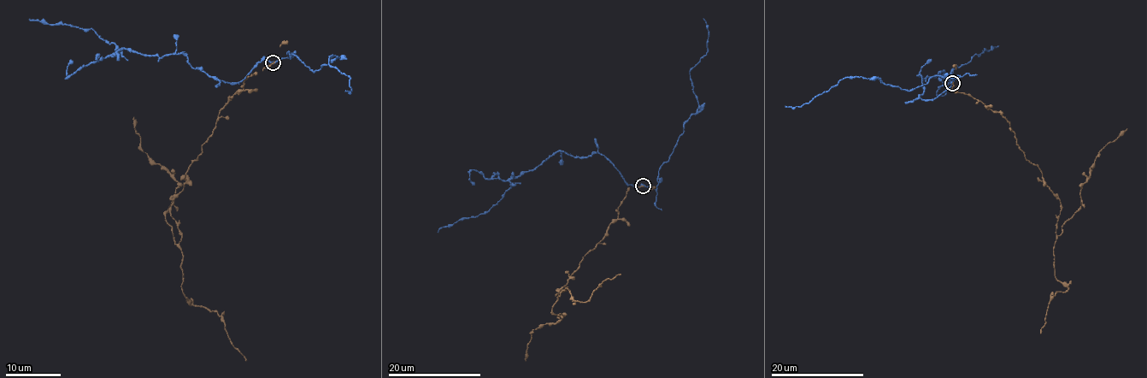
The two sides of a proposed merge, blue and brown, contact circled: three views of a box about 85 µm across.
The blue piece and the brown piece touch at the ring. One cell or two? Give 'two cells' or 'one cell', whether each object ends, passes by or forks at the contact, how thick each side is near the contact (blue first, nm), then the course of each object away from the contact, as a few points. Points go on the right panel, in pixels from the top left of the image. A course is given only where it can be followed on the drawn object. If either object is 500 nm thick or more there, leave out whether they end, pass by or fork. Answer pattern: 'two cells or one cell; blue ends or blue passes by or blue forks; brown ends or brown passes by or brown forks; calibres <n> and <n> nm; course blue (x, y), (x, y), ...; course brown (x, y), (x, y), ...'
two cells; blue passes by; brown ends; calibres 300 and 220 nm; course blue (952, 83), (935, 97), (922, 99), (918, 74), (943, 71), (948, 77), (974, 55), (998, 46); course brown (952, 83), (1010, 124), (1061, 204), (1057, 235), (1079, 208), (1091, 166), (1126, 128)

